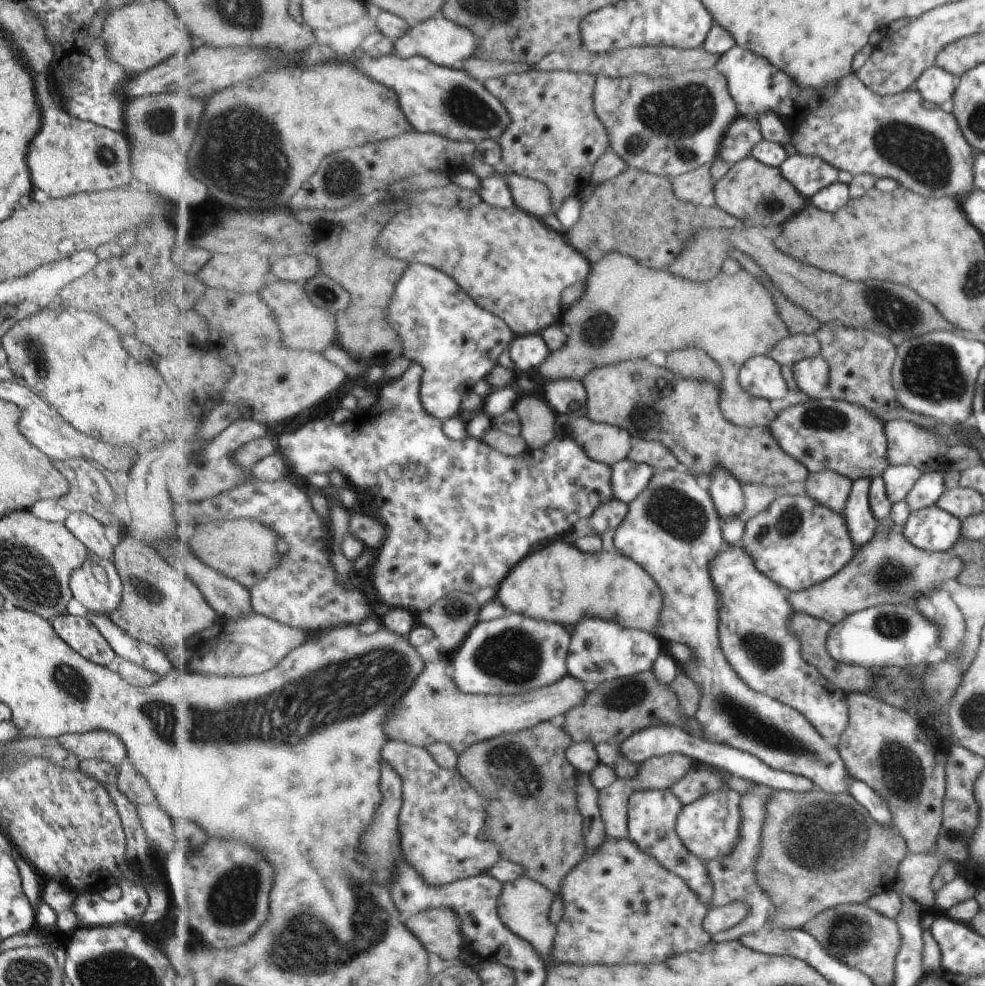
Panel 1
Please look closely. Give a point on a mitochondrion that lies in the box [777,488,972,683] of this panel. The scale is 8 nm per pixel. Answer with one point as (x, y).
(889, 575)

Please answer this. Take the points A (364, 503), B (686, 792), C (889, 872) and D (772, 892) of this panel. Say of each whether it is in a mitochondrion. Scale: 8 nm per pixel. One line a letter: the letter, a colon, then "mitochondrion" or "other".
A: other
B: other
C: other
D: other

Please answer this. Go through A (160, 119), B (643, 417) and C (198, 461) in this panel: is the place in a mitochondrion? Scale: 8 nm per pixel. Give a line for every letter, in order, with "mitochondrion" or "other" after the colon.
A: mitochondrion
B: mitochondrion
C: other

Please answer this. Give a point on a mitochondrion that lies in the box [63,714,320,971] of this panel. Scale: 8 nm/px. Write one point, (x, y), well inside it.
(229, 901)

